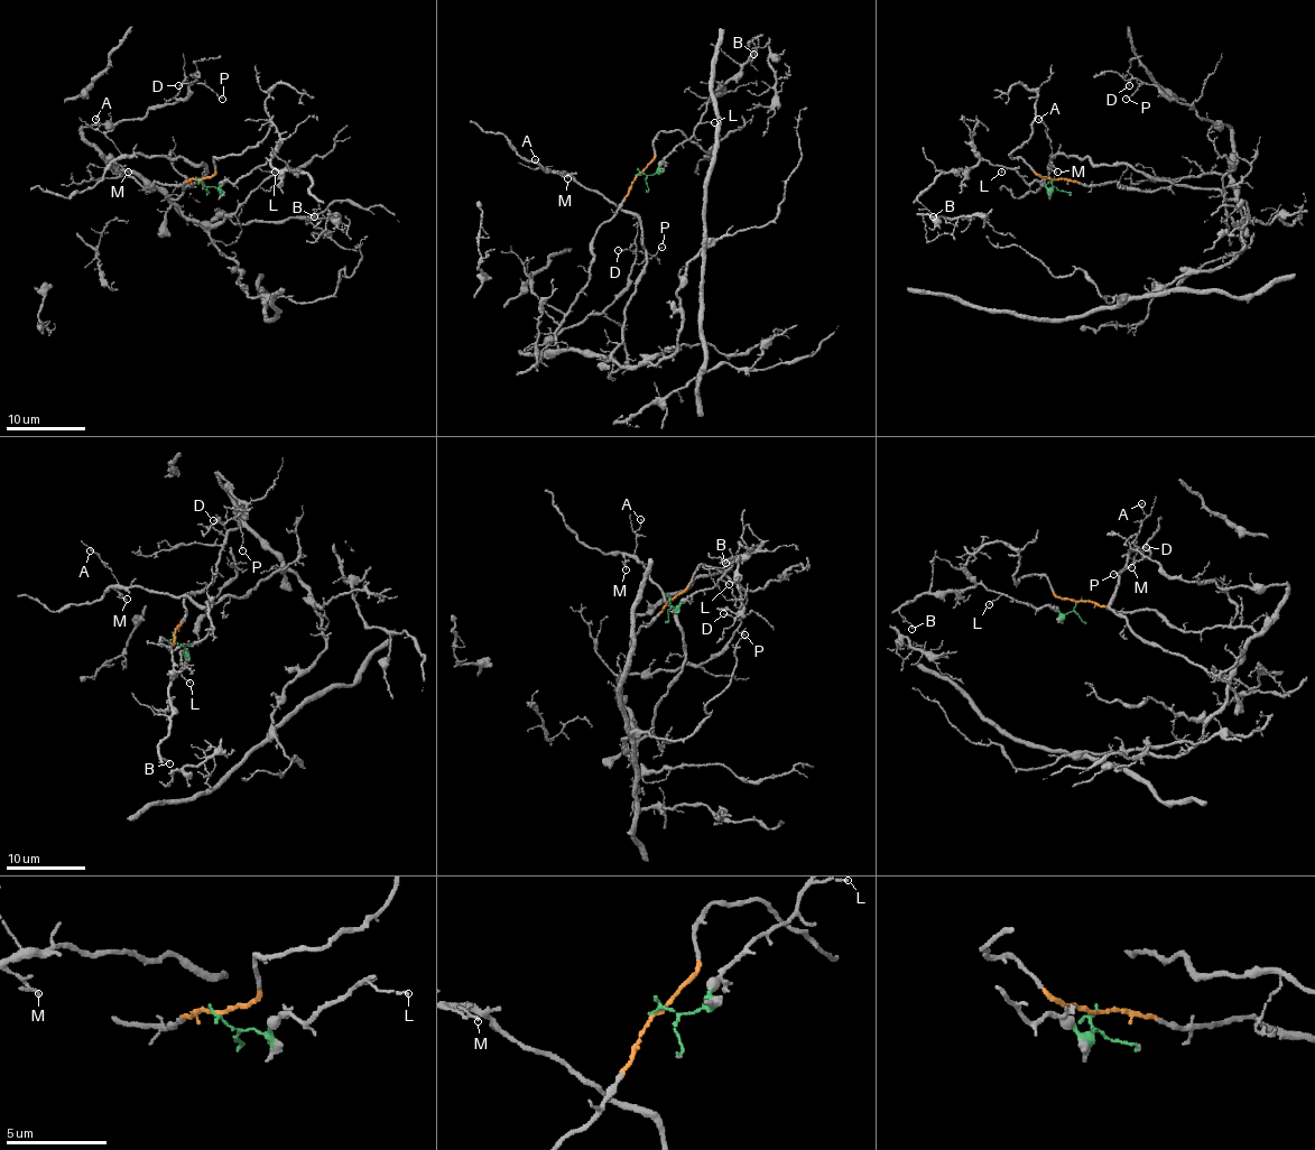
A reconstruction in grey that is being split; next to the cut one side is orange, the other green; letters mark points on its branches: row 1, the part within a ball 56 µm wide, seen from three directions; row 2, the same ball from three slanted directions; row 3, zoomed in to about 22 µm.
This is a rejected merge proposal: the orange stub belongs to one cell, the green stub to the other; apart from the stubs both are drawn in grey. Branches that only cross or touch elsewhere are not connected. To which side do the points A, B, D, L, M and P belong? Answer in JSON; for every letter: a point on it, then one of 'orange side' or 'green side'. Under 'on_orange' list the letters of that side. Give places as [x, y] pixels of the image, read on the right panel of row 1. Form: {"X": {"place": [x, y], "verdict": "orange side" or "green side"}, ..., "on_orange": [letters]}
{"A": {"place": [1038, 119], "verdict": "orange side"}, "B": {"place": [933, 216], "verdict": "green side"}, "D": {"place": [1129, 85], "verdict": "orange side"}, "L": {"place": [1001, 172], "verdict": "green side"}, "M": {"place": [1057, 172], "verdict": "orange side"}, "P": {"place": [1126, 99], "verdict": "orange side"}, "on_orange": ["A", "D", "M", "P"]}

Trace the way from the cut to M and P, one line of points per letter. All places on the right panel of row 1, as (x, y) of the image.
M: (1053, 181), (1159, 191), (1187, 176), (1229, 173), (1234, 196), (1087, 157), (1055, 155), (1057, 173)
P: (1053, 181), (1159, 191), (1187, 176), (1226, 173), (1229, 127), (1206, 121), (1153, 85), (1145, 83), (1124, 99)

